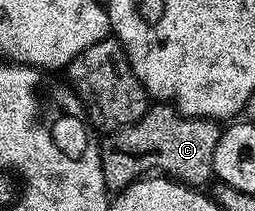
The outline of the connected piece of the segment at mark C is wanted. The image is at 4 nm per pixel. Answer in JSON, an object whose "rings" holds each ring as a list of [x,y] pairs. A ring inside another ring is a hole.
{"rings":[[[155,103],[148,108],[147,114],[137,123],[124,129],[114,130],[102,138],[99,154],[101,171],[105,175],[108,190],[122,191],[126,185],[134,185],[139,178],[151,174],[166,175],[172,182],[182,183],[188,187],[203,187],[213,177],[213,151],[217,151],[217,139],[221,132],[218,120],[209,117],[186,117],[170,103]]]}

